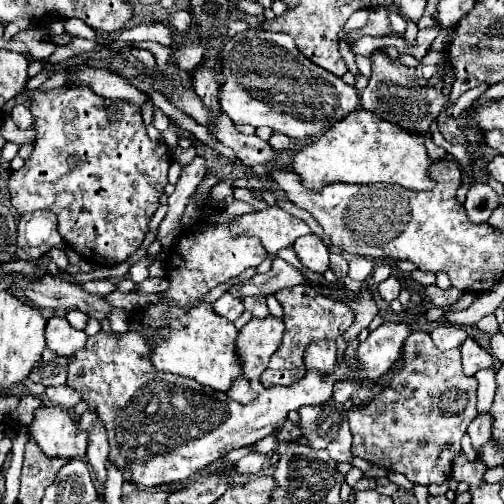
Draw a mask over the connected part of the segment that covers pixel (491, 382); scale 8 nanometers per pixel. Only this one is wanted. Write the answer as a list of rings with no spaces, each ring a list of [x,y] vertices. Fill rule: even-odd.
[[[494,367],[480,369],[474,377],[478,379],[478,413],[486,413],[490,411],[492,397],[496,391],[496,369]]]

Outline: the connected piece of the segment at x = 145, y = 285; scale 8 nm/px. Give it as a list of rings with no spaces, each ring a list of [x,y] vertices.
[[[156,277],[156,279],[146,279],[142,283],[136,285],[138,293],[160,293],[164,289],[168,289],[168,281],[166,277]]]

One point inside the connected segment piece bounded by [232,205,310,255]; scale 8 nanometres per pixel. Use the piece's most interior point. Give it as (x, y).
(277, 229)

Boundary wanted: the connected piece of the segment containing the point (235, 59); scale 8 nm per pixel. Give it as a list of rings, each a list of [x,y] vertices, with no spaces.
[[[250,27],[246,35],[238,33],[228,39],[220,57],[226,83],[220,87],[218,101],[234,123],[268,125],[292,139],[302,139],[326,133],[336,121],[342,121],[352,109],[360,107],[356,87],[346,85],[340,77],[304,57],[286,33]]]

